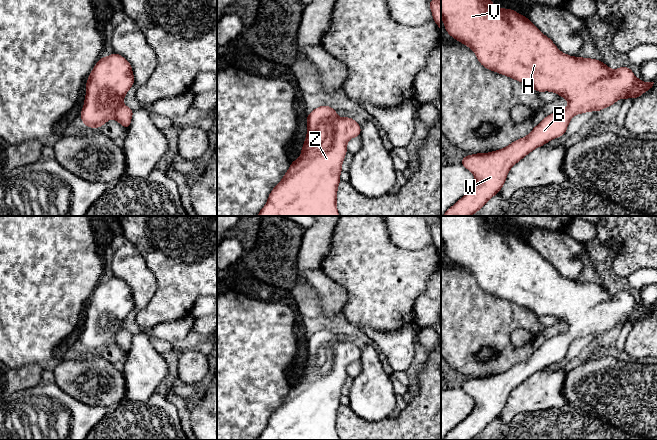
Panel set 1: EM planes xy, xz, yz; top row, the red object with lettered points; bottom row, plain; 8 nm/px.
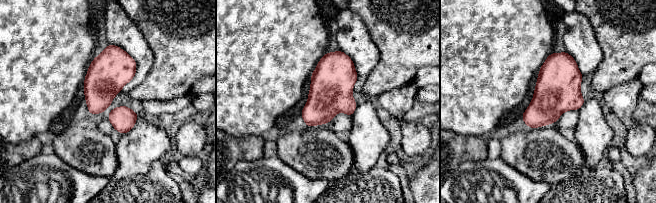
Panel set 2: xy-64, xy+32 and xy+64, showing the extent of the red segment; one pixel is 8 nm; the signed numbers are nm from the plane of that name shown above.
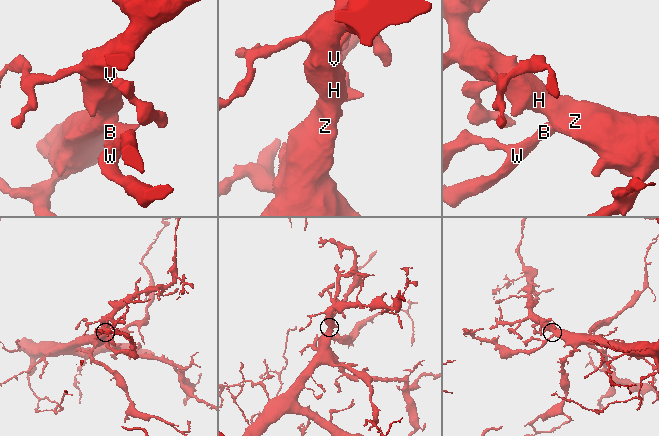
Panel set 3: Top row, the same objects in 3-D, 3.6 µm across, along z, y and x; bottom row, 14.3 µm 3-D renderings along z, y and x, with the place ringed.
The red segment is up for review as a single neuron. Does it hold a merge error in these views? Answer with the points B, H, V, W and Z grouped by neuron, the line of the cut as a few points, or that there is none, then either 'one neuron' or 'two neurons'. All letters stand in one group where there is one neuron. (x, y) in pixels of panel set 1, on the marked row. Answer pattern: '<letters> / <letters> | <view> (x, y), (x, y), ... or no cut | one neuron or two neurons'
B H V W Z | no cut | one neuron

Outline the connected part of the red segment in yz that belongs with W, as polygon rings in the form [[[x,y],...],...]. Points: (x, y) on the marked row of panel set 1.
[[[441,0],[441,19],[447,33],[471,48],[480,64],[494,72],[527,84],[537,92],[555,92],[566,98],[568,107],[546,116],[525,137],[489,153],[476,153],[461,159],[475,177],[472,188],[443,216],[471,216],[498,194],[510,169],[534,149],[566,133],[574,115],[596,113],[620,98],[637,99],[654,82],[642,82],[629,67],[611,69],[597,59],[574,57],[561,52],[527,17],[512,9],[498,8],[491,0]]]

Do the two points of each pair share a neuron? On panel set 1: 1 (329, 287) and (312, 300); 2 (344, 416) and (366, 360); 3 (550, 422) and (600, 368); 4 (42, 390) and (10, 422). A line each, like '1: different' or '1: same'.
1: different
2: different
3: different
4: same

